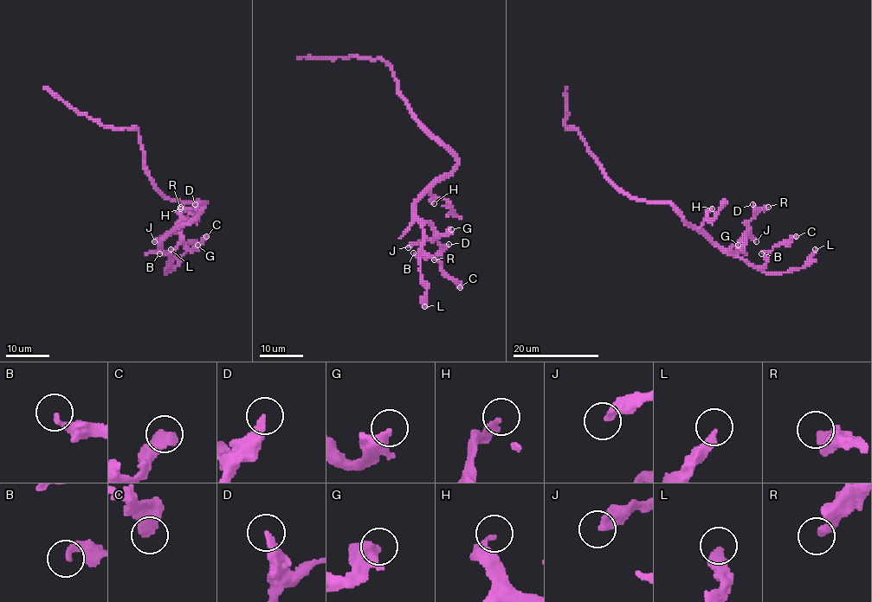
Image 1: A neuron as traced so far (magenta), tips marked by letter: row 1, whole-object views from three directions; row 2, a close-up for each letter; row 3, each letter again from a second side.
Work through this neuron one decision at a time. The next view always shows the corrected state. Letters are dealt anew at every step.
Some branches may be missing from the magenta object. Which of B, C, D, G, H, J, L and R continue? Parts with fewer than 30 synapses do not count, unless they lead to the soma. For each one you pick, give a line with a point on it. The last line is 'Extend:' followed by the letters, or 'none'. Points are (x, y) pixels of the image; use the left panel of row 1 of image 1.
Extend: none

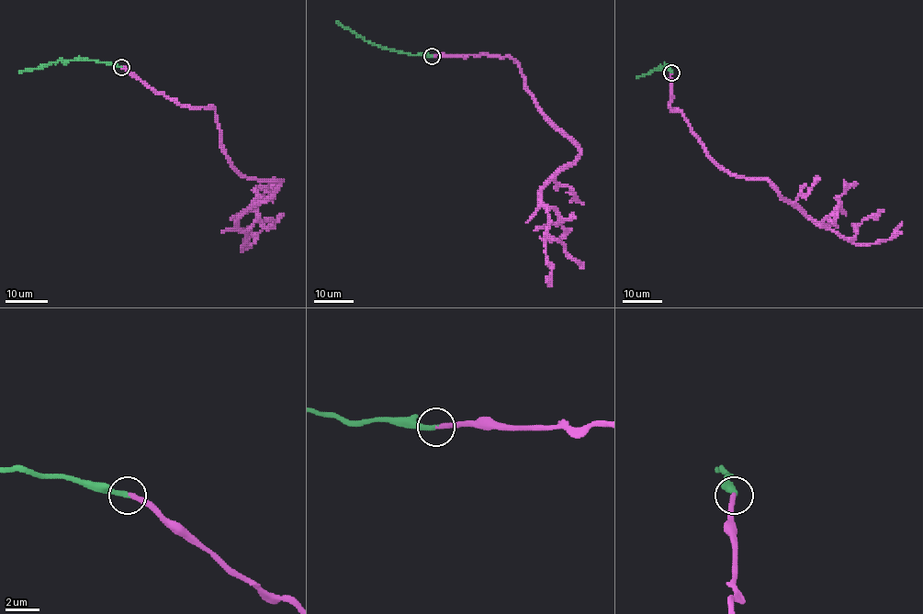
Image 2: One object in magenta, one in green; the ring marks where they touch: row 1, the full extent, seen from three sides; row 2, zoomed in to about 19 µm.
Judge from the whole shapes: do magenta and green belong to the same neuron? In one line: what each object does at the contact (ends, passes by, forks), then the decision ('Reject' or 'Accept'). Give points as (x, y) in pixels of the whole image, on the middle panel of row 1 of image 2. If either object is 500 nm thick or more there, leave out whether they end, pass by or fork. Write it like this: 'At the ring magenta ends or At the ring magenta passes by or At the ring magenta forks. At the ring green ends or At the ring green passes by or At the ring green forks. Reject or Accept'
At the ring magenta ends. At the ring green ends. Accept

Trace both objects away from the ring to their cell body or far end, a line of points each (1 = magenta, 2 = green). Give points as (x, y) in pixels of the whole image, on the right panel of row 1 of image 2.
1: (671, 72), (670, 108), (728, 173), (767, 180), (822, 226), (858, 244), (888, 240), (901, 222)
2: (671, 72), (668, 65), (659, 65), (636, 77)

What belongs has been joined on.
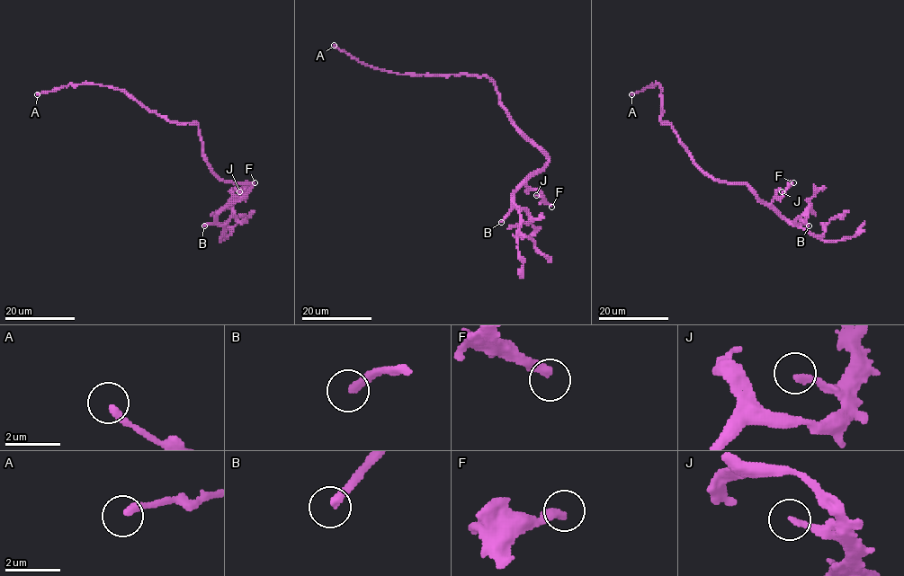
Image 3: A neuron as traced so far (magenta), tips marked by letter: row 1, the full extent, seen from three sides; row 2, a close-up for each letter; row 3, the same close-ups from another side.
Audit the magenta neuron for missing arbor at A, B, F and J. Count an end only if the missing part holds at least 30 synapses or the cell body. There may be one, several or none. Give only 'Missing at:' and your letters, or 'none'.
Missing at: B, F

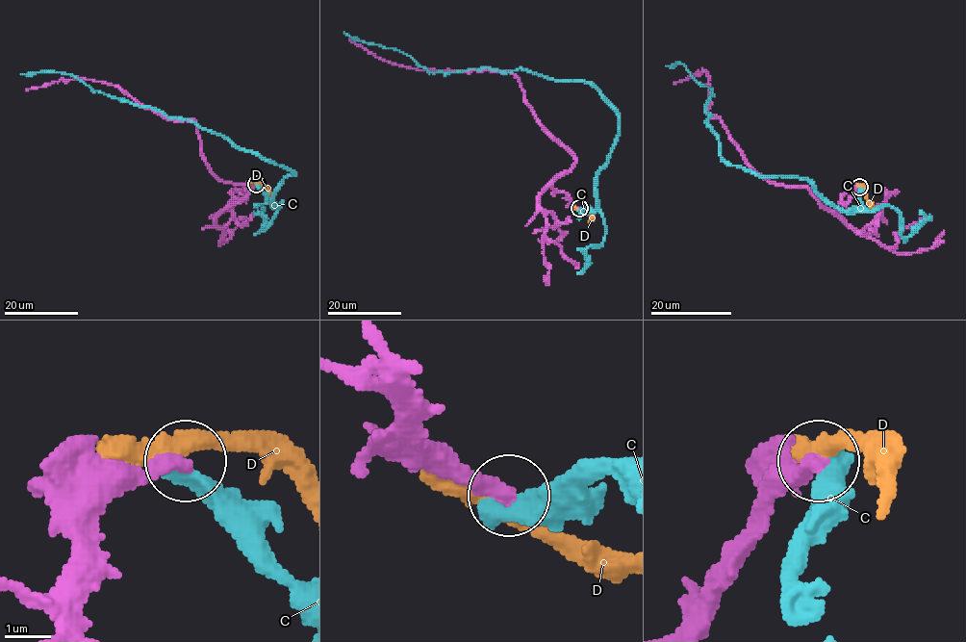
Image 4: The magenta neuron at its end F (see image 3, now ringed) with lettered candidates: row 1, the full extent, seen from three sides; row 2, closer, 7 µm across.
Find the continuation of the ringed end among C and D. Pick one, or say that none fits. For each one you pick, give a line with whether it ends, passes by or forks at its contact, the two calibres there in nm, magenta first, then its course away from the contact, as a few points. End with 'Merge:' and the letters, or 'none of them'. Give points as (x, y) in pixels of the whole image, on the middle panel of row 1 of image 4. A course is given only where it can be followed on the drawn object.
Merge: none of them

